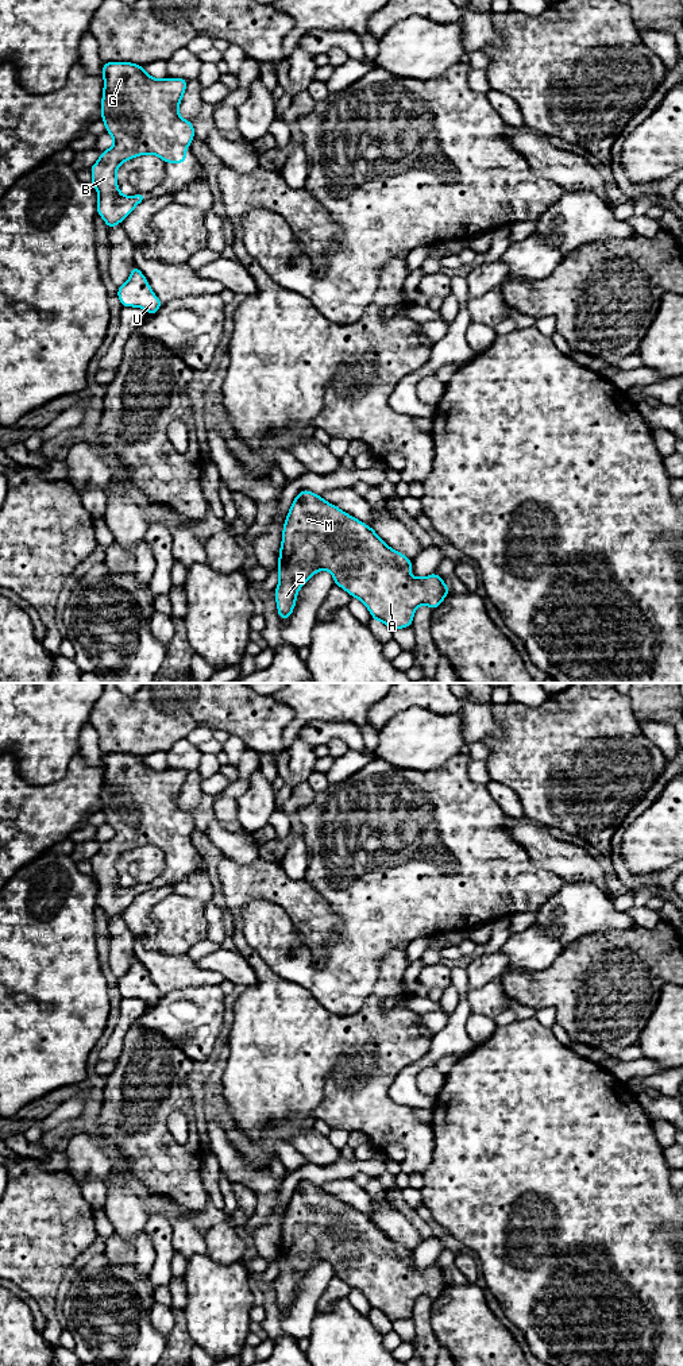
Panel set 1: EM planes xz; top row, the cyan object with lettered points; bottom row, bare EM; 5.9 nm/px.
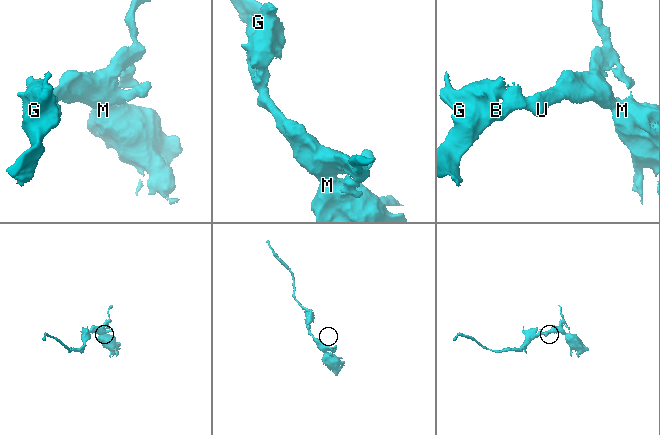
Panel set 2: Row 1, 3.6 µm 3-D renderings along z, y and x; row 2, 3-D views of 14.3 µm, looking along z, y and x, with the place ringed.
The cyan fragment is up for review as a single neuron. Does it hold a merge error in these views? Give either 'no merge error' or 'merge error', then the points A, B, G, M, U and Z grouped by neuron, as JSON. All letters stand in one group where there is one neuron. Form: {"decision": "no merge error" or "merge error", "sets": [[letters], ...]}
{"decision": "no merge error", "sets": [["A", "B", "G", "M", "U", "Z"]]}

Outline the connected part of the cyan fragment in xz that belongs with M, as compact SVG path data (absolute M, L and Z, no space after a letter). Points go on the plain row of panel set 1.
M309 1181L297 1185L286 1207L277 1261L279 1274L274 1288L281 1312L293 1304L297 1282L320 1261L329 1262L336 1277L360 1290L373 1311L386 1315L391 1321L412 1317L420 1296L433 1301L451 1285L436 1263L417 1269L412 1263L412 1251L387 1238L371 1218Z

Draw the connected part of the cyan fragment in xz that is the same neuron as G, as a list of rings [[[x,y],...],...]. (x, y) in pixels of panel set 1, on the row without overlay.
[[[131,753],[103,755],[104,782],[101,791],[101,811],[107,823],[115,830],[115,836],[100,845],[99,852],[92,856],[92,877],[100,885],[97,891],[97,906],[101,907],[111,922],[116,915],[147,890],[138,884],[127,888],[119,883],[116,861],[135,848],[155,845],[165,856],[169,853],[186,854],[186,838],[194,830],[193,814],[182,810],[178,798],[188,777],[185,769],[157,771],[144,764],[144,757]]]

